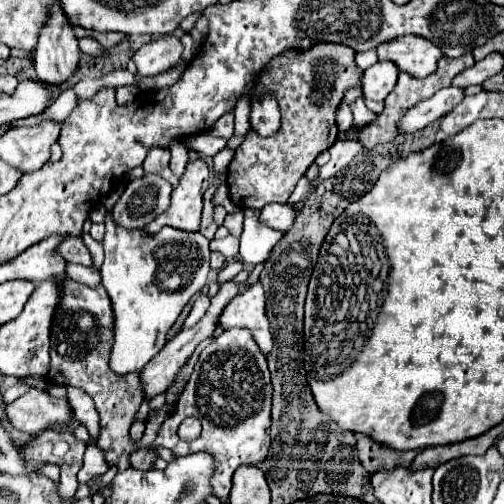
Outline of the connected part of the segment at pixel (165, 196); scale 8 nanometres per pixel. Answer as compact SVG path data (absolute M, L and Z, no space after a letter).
M144 174L126 186L112 208L112 220L126 230L144 228L168 208L170 192L172 186L164 178Z

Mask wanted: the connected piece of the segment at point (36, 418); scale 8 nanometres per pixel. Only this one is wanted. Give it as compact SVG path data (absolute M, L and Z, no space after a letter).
M30 390L8 404L8 418L14 428L36 436L48 428L66 428L74 420L74 412L68 398Z

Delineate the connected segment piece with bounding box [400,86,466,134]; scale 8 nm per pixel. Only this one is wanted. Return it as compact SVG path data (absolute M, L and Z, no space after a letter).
M448 86L448 88L438 90L432 98L422 100L414 108L408 110L406 118L402 118L402 122L400 122L400 132L412 134L412 132L418 132L418 130L430 126L430 122L436 122L438 118L442 118L444 114L454 110L464 98L466 98L464 88Z

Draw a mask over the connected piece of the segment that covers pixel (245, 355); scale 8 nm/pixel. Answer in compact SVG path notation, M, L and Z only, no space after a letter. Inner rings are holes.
M228 328L216 340L206 346L194 366L194 372L182 390L174 412L160 426L158 438L152 446L140 448L130 458L132 466L152 468L156 446L166 446L174 454L190 452L210 452L216 458L216 474L212 476L214 494L226 502L232 474L242 464L258 464L266 458L270 448L270 408L272 408L272 382L266 356L260 352L258 344L252 340L252 332L246 328ZM186 416L198 416L202 422L202 436L194 442L182 442L178 438L178 426Z

